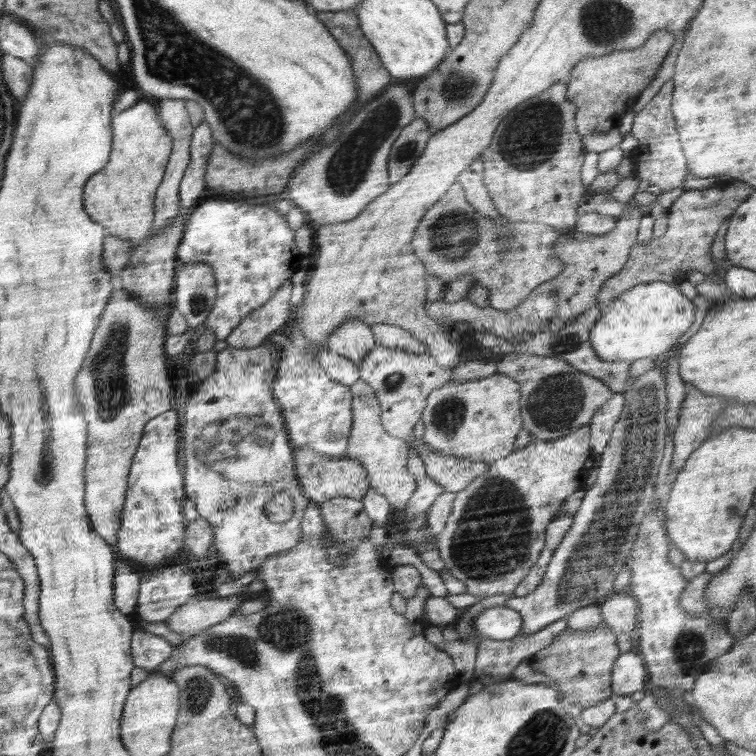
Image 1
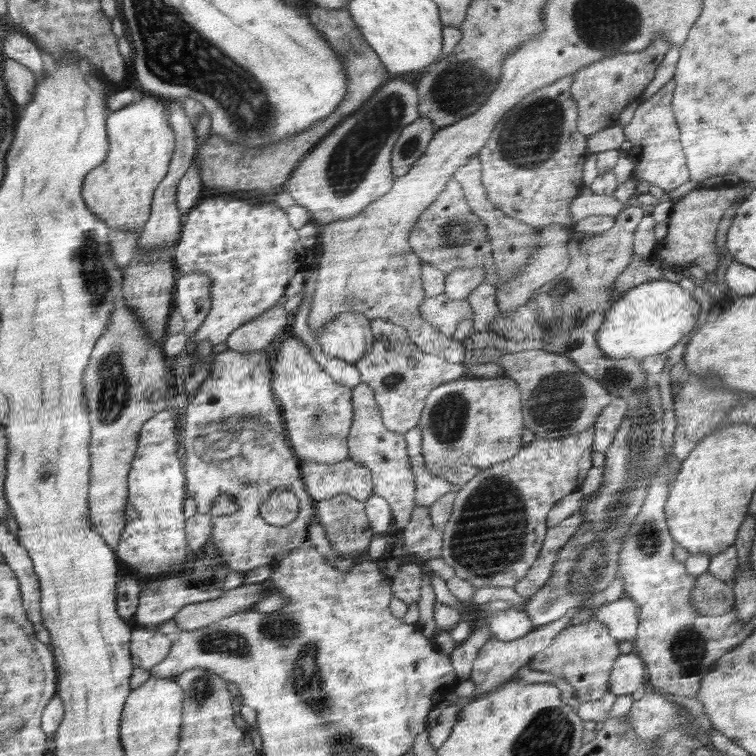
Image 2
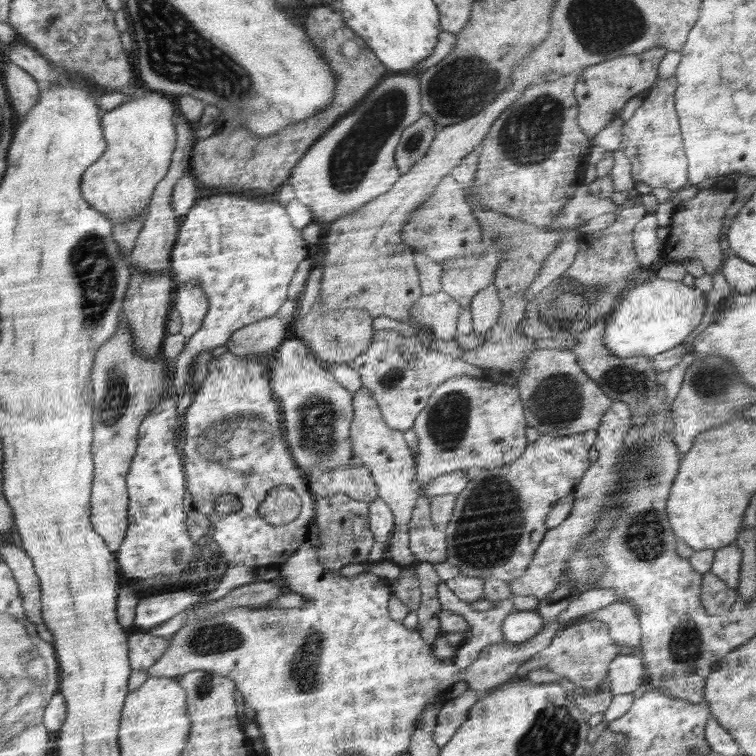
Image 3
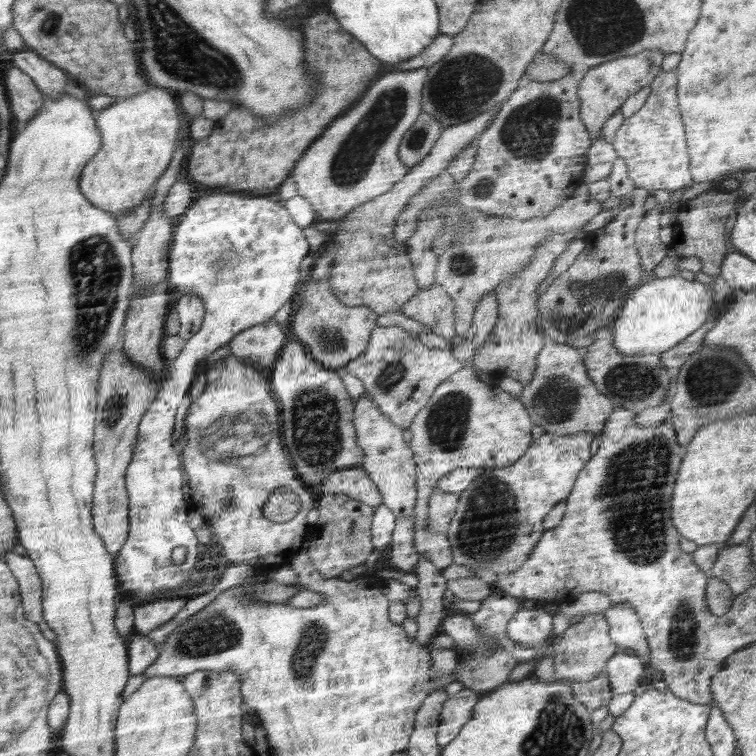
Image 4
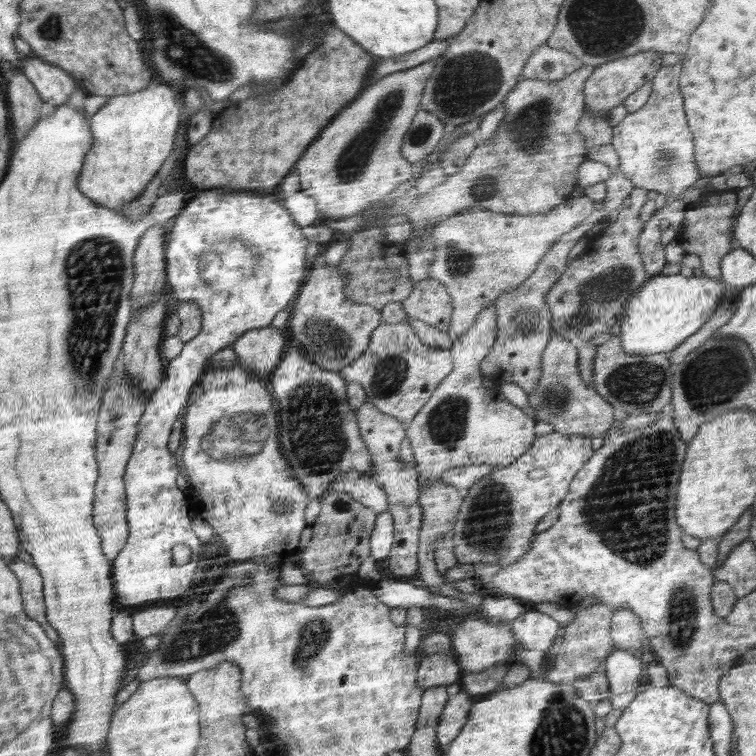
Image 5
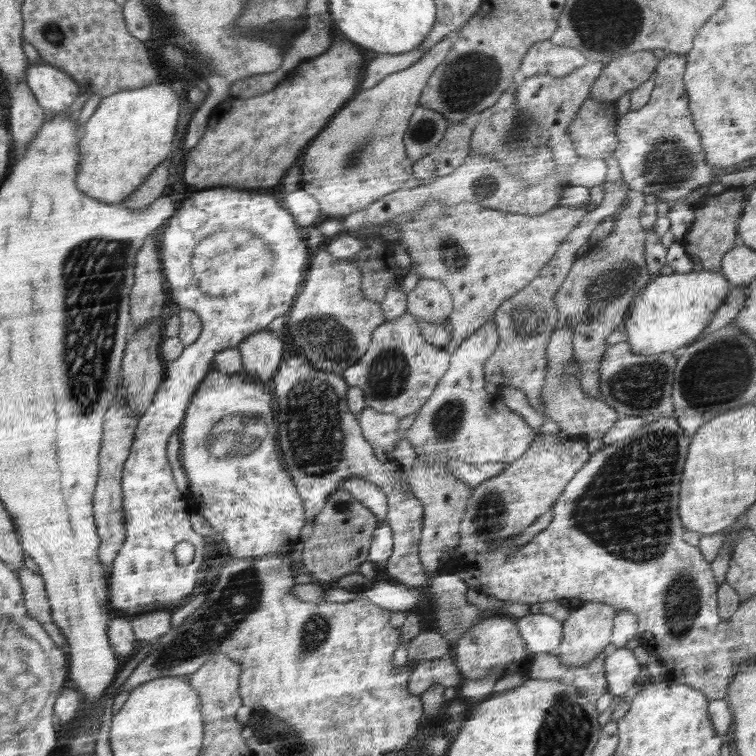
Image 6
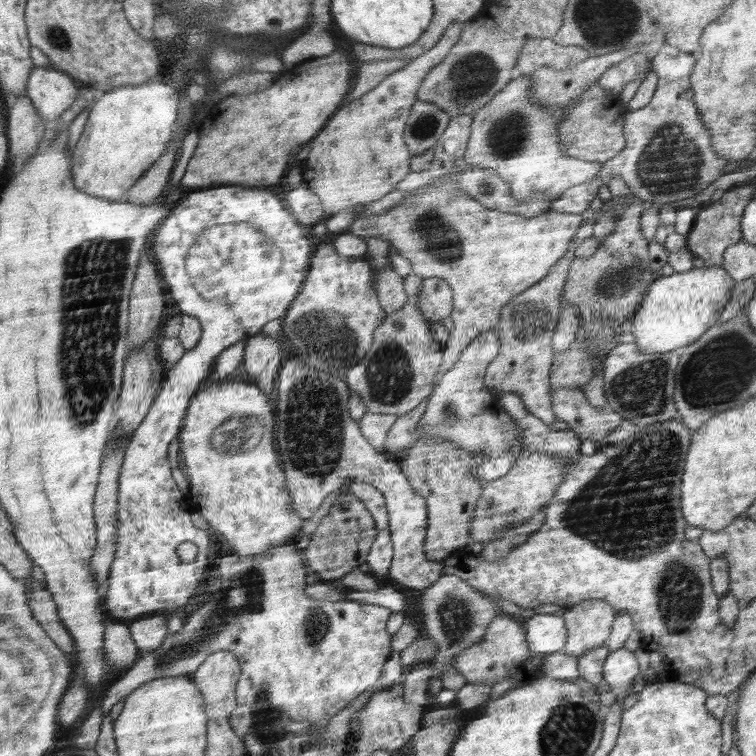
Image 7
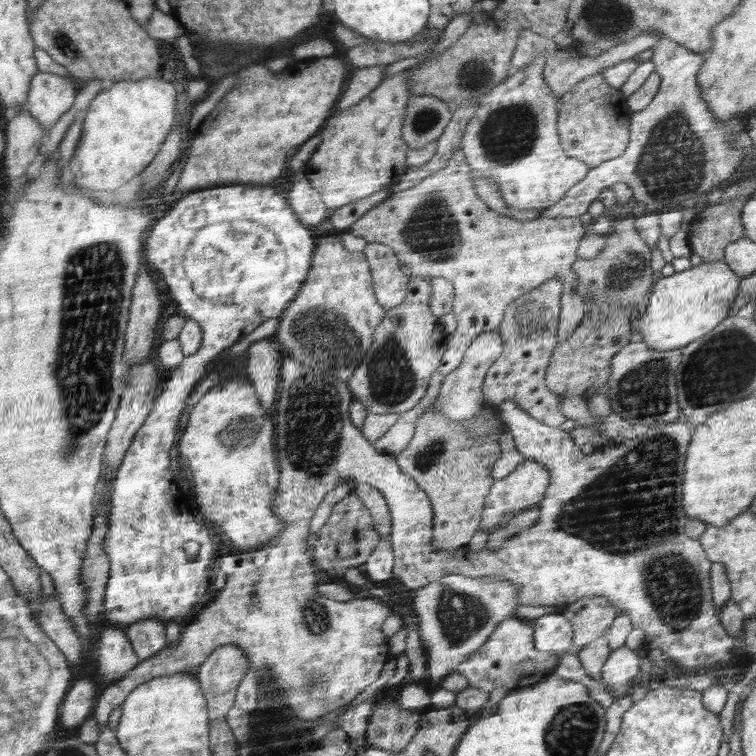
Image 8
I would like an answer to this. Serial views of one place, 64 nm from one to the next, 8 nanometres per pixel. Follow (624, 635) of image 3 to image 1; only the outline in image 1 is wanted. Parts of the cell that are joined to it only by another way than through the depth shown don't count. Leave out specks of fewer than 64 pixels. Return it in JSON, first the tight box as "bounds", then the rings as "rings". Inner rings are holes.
{"bounds":[600,592,637,636],"rings":[[[628,592],[613,594],[601,601],[600,610],[604,624],[617,636],[623,632],[629,633],[635,626],[637,600]]]}

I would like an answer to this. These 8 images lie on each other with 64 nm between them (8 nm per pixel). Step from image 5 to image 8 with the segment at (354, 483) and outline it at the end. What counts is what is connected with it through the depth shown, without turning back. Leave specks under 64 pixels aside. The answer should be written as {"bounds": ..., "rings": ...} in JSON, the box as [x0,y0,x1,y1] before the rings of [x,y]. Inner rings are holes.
{"bounds":[352,482,394,539],"rings":[[[365,482],[353,484],[352,492],[363,502],[373,518],[374,528],[380,538],[389,539],[394,532],[391,513],[386,498],[372,485]]]}

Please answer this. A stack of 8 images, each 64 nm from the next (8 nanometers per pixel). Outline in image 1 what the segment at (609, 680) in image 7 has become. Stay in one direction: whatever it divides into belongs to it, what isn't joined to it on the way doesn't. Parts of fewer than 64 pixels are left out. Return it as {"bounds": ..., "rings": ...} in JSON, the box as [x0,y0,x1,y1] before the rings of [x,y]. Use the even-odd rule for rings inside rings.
{"bounds":[612,651,646,698],"rings":[[[628,651],[613,662],[612,690],[617,698],[631,696],[646,682],[646,668],[638,653]]]}

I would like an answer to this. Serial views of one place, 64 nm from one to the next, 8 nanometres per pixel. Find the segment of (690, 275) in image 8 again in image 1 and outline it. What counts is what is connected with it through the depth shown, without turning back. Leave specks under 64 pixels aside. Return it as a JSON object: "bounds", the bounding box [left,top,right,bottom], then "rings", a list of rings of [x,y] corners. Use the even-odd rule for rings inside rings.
{"bounds":[591,281,696,362],"rings":[[[660,281],[644,283],[622,293],[602,309],[602,316],[591,330],[591,345],[595,349],[595,354],[606,362],[635,361],[650,356],[659,356],[673,348],[677,343],[676,340],[692,326],[694,316],[696,316],[696,310],[692,302],[676,290],[676,285]]]}

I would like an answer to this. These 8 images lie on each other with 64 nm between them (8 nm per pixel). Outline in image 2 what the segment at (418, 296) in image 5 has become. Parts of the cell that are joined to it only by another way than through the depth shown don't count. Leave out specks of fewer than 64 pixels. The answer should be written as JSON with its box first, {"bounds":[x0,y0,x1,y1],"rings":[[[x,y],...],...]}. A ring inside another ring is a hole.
{"bounds":[420,293,475,337],"rings":[[[445,293],[424,300],[420,306],[420,312],[425,319],[428,319],[428,322],[431,322],[440,333],[444,333],[447,337],[453,335],[459,322],[465,318],[473,320],[475,316],[467,300],[453,301]]]}

